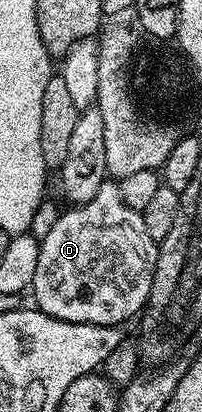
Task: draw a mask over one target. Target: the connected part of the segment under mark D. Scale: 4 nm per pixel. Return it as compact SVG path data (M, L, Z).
M107 181L100 185L100 189L96 189L96 197L92 197L92 201L80 203L69 208L50 228L43 234L40 239L40 258L36 261L36 277L32 288L32 296L34 295L33 306L37 310L43 311L46 315L51 315L57 319L64 321L72 321L73 323L87 323L88 325L119 325L125 324L125 319L130 319L139 314L146 306L146 298L150 295L152 289L152 277L156 273L156 261L158 260L158 243L150 234L144 225L144 217L141 211L132 209L132 205L128 205L128 201L124 201L124 197L120 193L118 183Z

